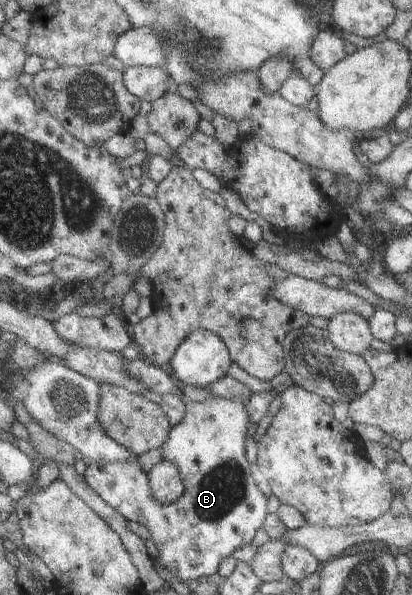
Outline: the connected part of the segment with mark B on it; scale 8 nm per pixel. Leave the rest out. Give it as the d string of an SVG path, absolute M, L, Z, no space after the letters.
M215 397L198 403L186 401L183 421L172 426L172 433L162 447L162 457L176 464L184 479L184 494L172 504L159 503L152 496L150 477L141 469L138 459L126 462L91 462L83 475L93 491L116 509L129 522L137 522L150 529L153 543L159 551L159 559L166 569L178 579L208 578L220 571L224 559L232 556L239 547L253 543L257 531L262 529L267 517L267 496L261 493L249 469L245 437L249 415L244 402Z

